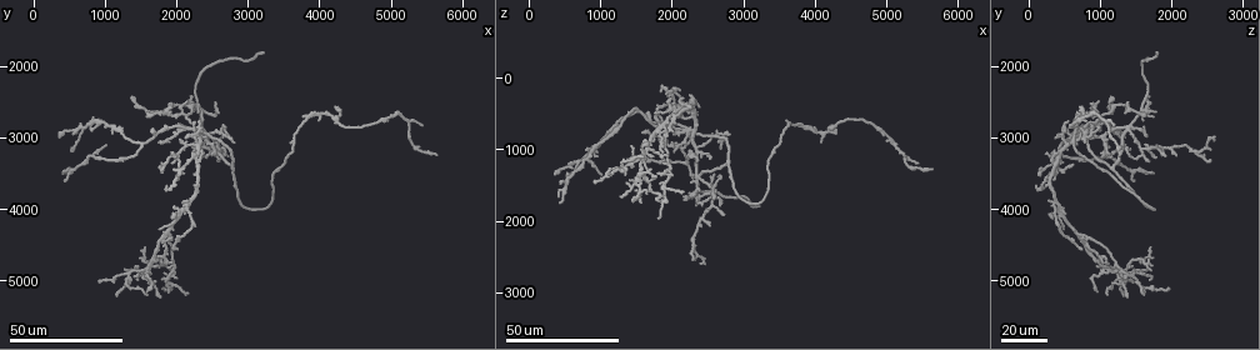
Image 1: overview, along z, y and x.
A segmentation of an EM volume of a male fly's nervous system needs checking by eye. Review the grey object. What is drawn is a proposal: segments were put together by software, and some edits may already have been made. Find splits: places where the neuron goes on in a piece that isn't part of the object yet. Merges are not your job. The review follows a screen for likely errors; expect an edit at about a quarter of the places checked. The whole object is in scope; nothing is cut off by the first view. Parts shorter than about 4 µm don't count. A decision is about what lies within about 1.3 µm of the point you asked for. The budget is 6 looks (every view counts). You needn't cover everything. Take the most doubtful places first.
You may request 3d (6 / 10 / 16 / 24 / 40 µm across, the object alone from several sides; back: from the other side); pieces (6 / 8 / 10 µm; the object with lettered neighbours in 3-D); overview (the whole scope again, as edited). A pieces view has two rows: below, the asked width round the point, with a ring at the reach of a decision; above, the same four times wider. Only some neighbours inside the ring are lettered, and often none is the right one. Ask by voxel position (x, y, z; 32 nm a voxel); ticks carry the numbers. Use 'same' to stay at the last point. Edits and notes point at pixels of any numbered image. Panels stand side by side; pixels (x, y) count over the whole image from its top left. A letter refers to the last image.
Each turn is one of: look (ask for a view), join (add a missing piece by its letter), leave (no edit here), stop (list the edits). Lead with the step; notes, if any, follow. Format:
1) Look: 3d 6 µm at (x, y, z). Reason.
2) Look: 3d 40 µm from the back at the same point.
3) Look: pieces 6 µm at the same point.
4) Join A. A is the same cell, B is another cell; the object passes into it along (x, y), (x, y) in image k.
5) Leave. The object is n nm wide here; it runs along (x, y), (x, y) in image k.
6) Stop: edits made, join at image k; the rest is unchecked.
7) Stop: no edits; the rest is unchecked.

Look: 3d 40 µm at (3250, 1850, 1750).

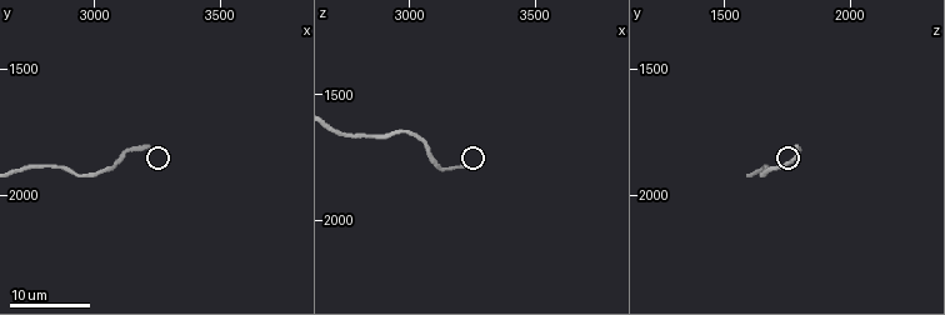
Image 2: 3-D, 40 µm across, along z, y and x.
Look: pieces 10 µm at (3210, 1800, 1790). What lies round it.

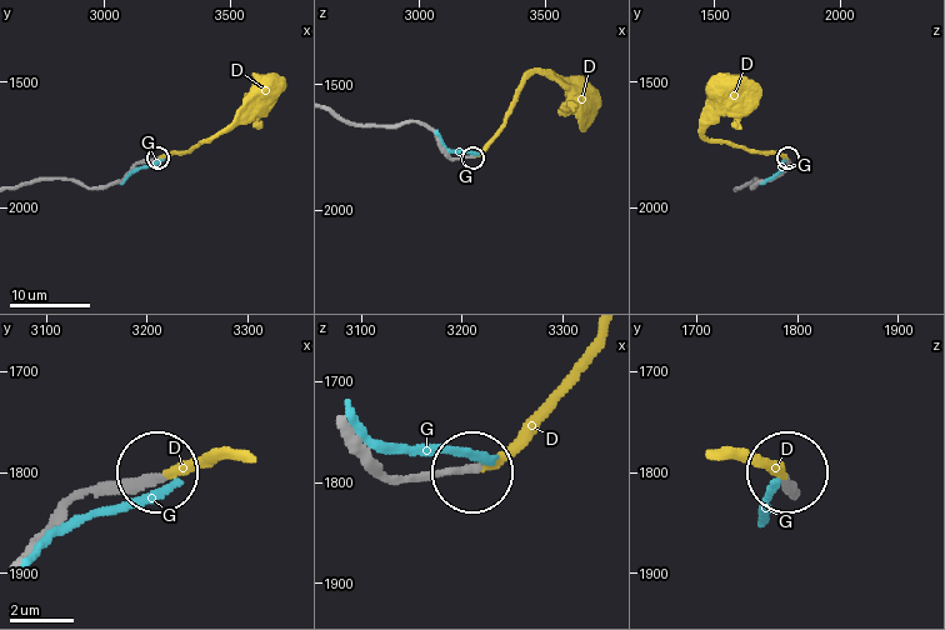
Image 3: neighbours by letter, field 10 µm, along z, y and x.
Join D. The object is 260 nm wide here; D is the same cell, G is another cell; the object passes into it along (394, 478), (483, 468), (593, 341) in image 3; it goes on there.

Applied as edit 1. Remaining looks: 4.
Look: 3d 40 µm at (2300, 2750, 550). Free end.

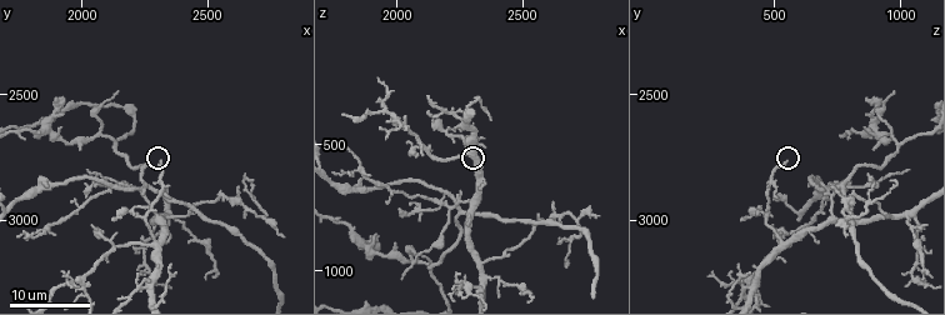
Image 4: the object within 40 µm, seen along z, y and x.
Look: pieces 6 µm at (2310, 2770, 540).

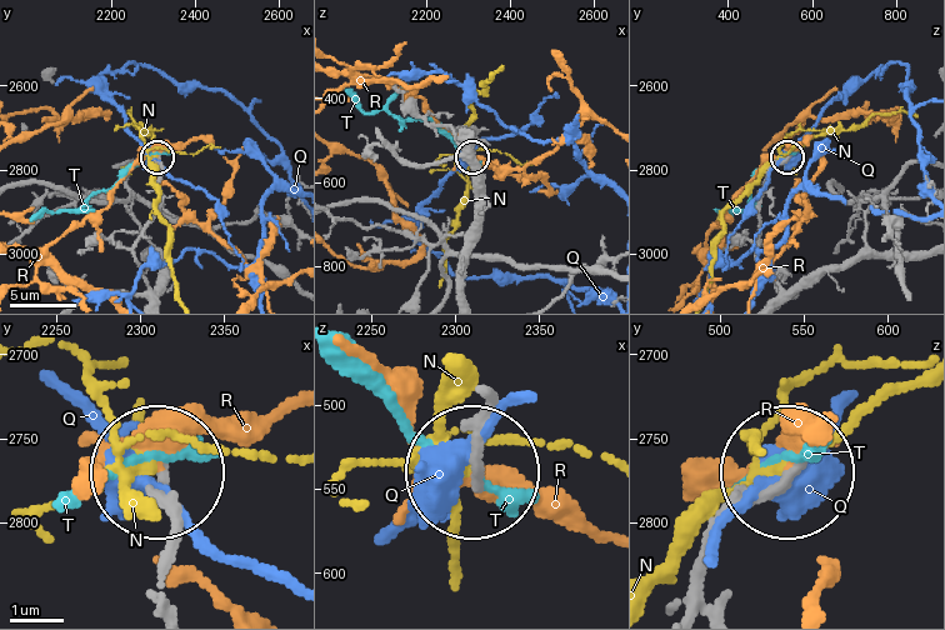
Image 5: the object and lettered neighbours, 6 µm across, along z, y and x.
Leave. The object is 170 nm wide here; N, Q, R and T are other cells; it runs along (483, 396), (479, 468) in image 5; none of them fits.

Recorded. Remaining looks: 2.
Look: 3d 40 µm at (2250, 3350, 2550). Branch stops here.

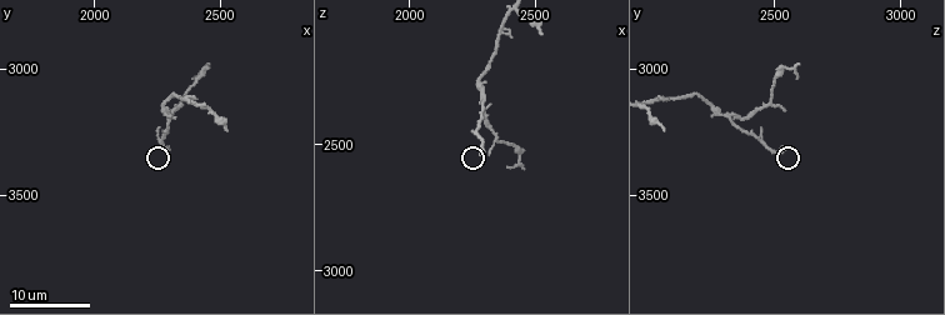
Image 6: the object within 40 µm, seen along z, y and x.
Look: pieces 10 µm at (2290, 3310, 2540). What lies round it.

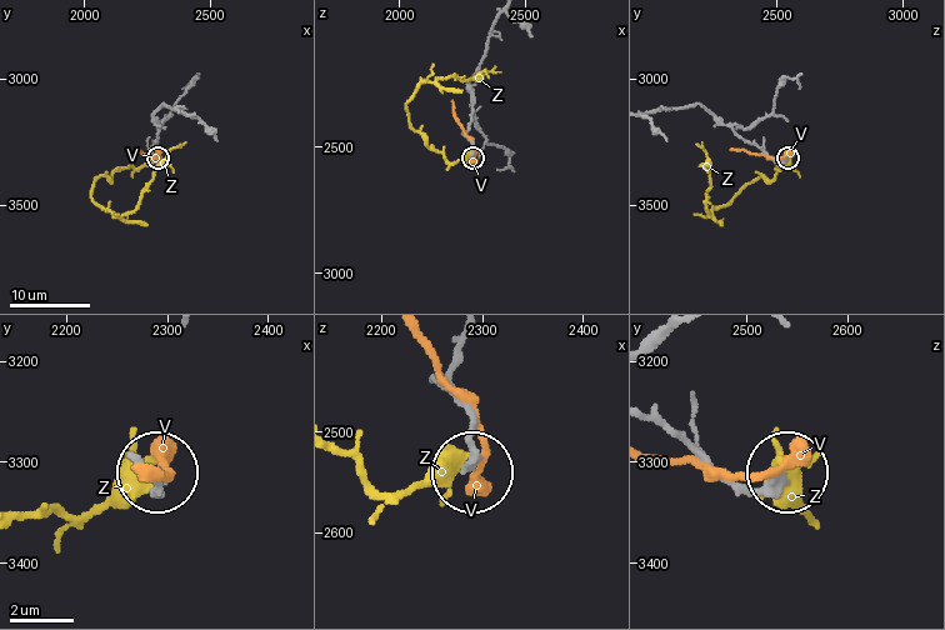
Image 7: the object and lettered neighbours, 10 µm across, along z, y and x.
Leave. V and Z are other cells; none of them fits.

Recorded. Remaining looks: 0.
Stop: edits made, join at image 3; the rest is unchecked.

